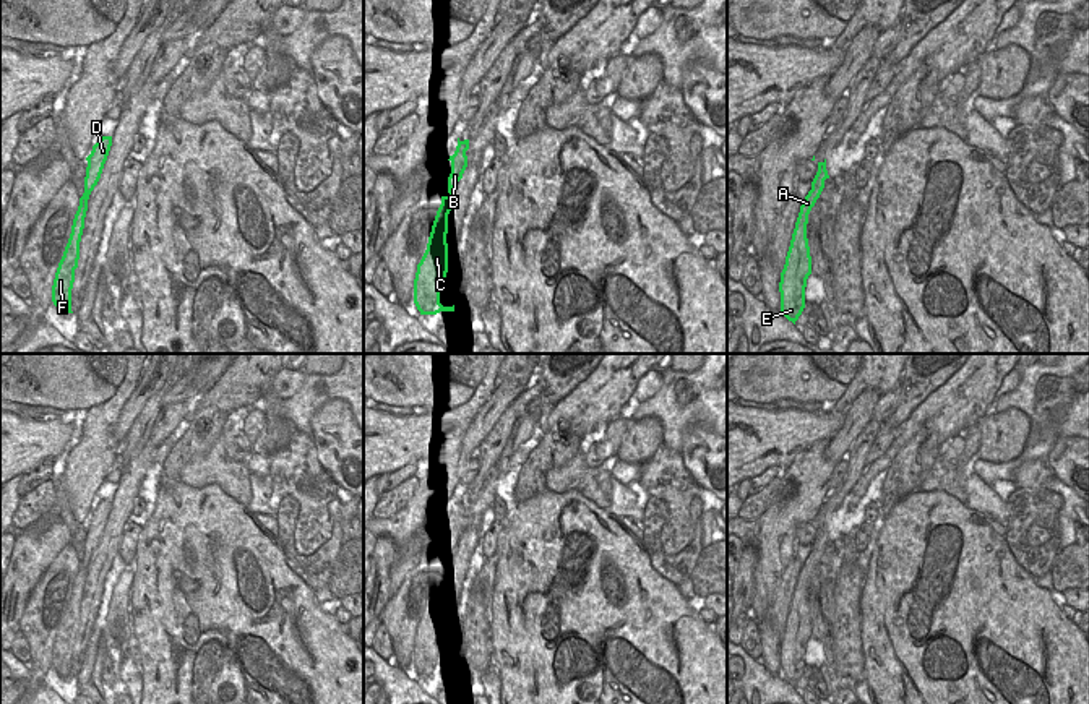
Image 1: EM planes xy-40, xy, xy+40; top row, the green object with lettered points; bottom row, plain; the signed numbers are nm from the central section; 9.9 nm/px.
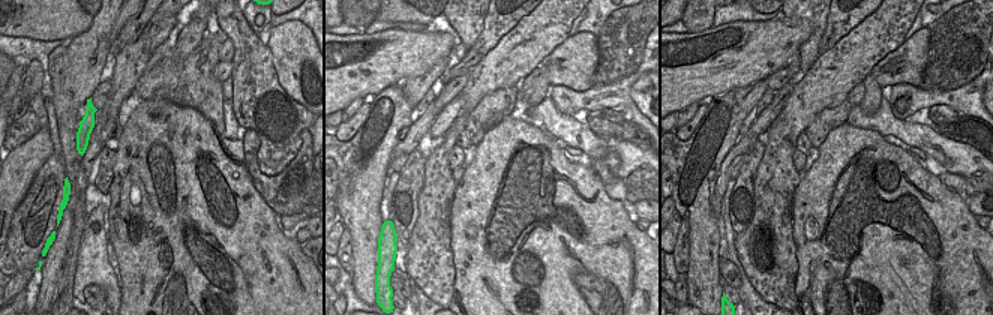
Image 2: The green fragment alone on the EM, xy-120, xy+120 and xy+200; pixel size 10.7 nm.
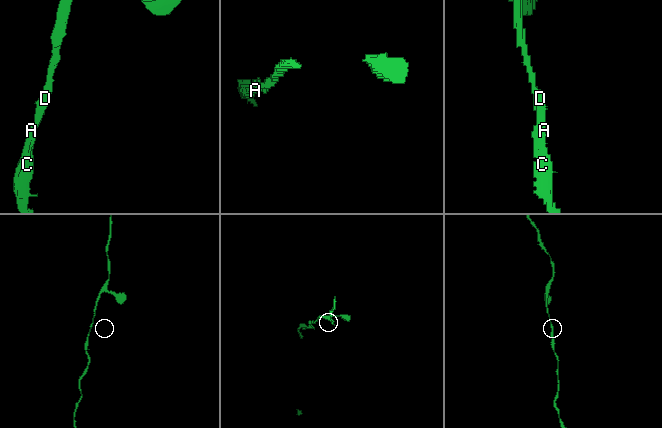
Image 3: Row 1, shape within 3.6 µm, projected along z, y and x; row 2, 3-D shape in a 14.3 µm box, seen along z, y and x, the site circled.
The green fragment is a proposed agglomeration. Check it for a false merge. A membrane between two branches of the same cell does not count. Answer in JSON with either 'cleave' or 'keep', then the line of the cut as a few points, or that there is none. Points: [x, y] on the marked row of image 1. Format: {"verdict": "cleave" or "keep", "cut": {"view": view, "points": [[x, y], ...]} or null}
{"verdict": "keep", "cut": null}

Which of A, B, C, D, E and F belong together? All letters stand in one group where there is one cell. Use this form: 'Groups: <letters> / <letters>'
Groups: A B C D E F

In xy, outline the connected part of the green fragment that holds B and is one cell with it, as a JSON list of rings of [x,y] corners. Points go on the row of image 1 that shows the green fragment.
[[[469,140],[461,141],[453,156],[450,156],[451,174],[448,177],[448,196],[441,196],[441,204],[437,211],[432,232],[428,237],[427,250],[417,264],[414,279],[414,303],[420,315],[437,315],[440,311],[454,311],[453,307],[443,307],[440,303],[440,290],[446,282],[448,273],[448,214],[451,211],[451,198],[456,183],[463,178],[467,167],[466,151],[469,149]]]

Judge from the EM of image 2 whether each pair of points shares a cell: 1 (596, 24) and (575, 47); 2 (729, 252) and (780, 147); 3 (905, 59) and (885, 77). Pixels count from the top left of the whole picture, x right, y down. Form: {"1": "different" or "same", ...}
{"1": "different", "2": "different", "3": "same"}

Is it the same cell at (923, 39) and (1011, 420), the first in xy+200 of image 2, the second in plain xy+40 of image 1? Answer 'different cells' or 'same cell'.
same cell

